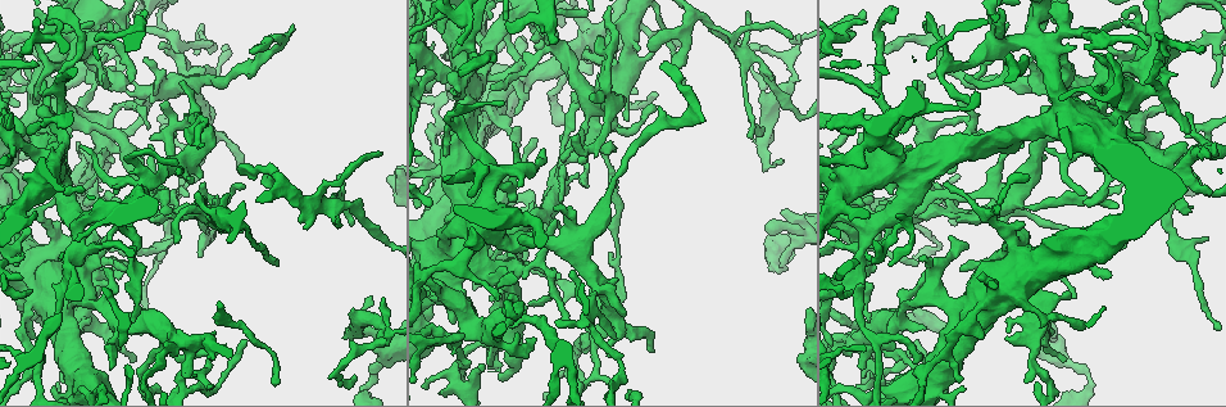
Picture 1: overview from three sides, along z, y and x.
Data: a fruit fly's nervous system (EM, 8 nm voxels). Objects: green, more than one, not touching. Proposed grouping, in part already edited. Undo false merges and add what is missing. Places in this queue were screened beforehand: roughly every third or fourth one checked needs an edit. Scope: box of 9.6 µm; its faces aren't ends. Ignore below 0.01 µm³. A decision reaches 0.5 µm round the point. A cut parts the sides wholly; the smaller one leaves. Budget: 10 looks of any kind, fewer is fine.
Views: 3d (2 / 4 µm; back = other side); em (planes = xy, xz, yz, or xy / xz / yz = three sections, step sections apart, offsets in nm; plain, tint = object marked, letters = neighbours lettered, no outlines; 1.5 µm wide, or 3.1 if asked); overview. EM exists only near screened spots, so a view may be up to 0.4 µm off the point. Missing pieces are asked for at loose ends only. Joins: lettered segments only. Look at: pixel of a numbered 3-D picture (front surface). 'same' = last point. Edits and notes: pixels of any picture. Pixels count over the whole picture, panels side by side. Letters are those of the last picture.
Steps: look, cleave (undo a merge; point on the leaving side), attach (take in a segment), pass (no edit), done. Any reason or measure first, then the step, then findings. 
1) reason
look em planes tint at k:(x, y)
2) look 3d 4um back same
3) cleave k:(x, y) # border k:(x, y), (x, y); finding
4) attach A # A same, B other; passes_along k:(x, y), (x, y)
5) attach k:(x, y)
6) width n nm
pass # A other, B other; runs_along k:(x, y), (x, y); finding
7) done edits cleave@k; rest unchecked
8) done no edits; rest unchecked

look em xy step 4 letters at 1:(126, 263)

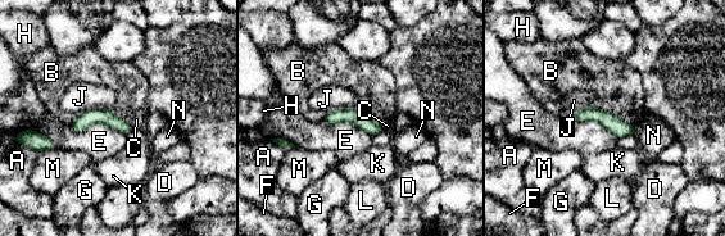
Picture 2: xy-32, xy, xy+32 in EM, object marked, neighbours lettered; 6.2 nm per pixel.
look em planes letters same

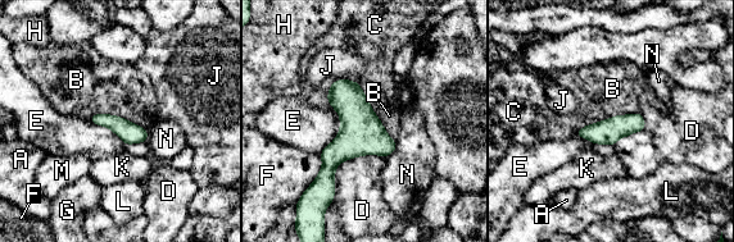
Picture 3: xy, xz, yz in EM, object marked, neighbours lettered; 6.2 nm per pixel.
width 140 nm
pass # A other, B other, C other, D other, E other, F other, G other, H other, J other, K other, L other, M other, N other; border 3:(89, 117), (114, 114), (146, 129); continuous, no second neuron

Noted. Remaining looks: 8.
an open end
look em planes letters at 1:(784, 211)

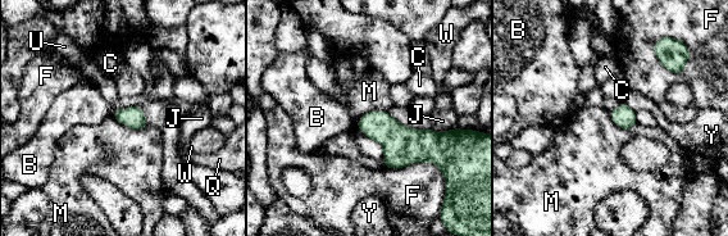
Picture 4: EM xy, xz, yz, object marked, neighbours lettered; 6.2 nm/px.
width 130 nm
pass # B other, C other, F other, J other, M other, Q other, U other, W other, Y other; border 4:(387, 110), (365, 112), (358, 128); none of them fits

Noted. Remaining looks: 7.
sharp bend
look em xy step 4 tint at 1:(338, 372)

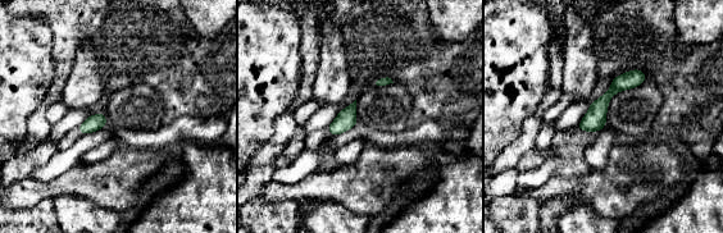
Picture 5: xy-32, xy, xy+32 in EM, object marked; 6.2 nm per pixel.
another direction
look em xz step 4 letters same

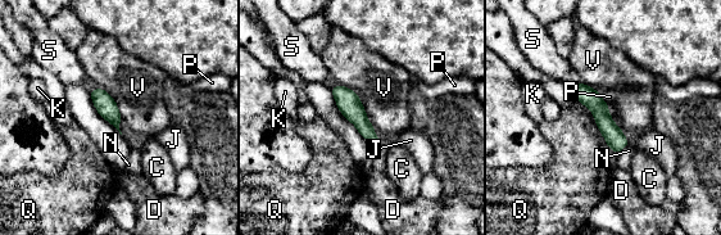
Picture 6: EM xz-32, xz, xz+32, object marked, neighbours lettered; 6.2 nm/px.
width 120 nm
pass # C other, D other, J other, K other, N other, P other, Q other, S other, V other; border 6:(101, 87), (113, 99), (122, 118); all the same neuron

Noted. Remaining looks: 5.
thin end
look 3d 4um at 1:(380, 152)

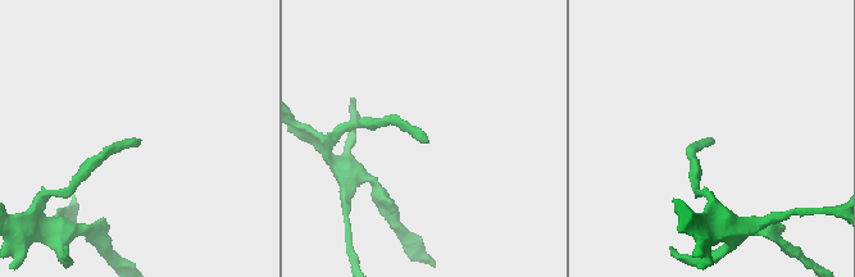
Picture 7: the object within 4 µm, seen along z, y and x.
look em yz step 8 tint at 7:(140, 142)

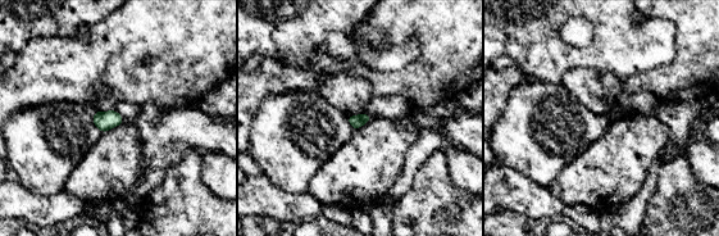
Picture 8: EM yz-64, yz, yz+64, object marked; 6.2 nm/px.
look em planes letters same

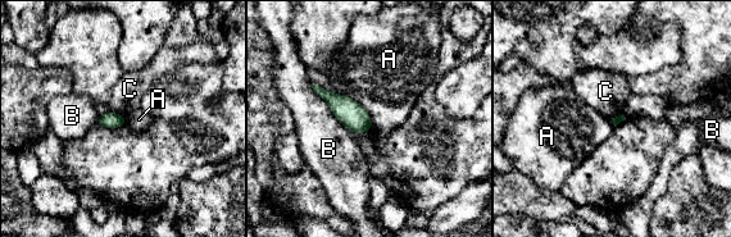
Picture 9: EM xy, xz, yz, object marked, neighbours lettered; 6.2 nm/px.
pass # A other, B other, C other; no lettered segment goes on from it

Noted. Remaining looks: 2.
done no edits; rest unchecked

